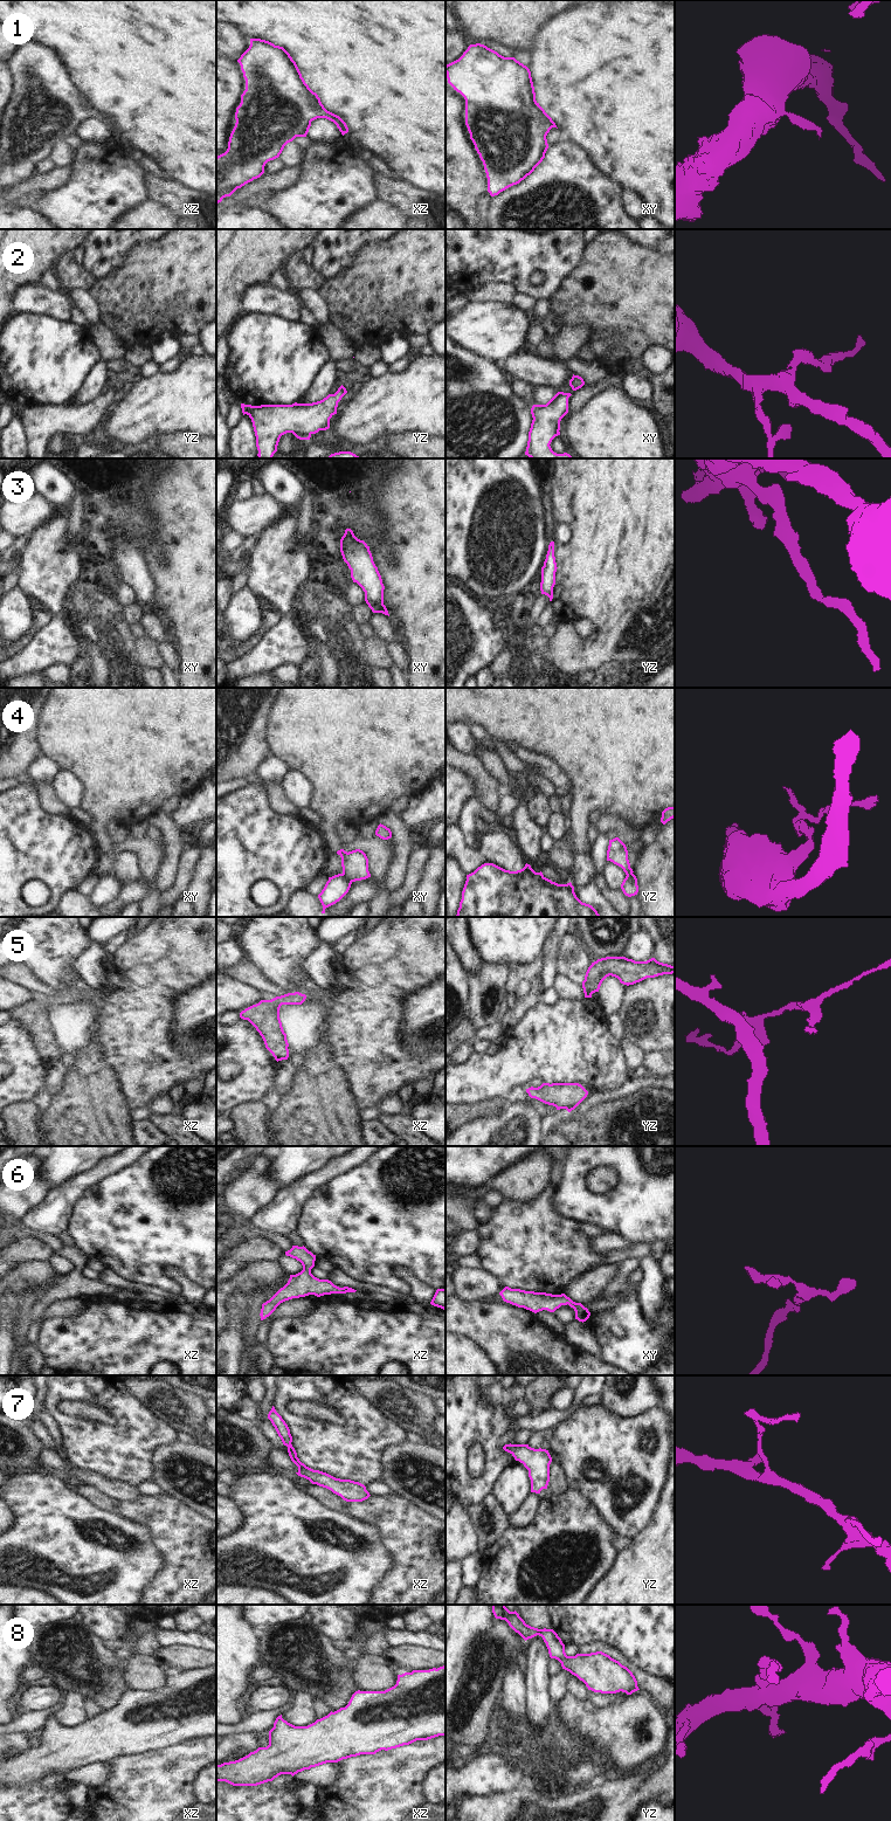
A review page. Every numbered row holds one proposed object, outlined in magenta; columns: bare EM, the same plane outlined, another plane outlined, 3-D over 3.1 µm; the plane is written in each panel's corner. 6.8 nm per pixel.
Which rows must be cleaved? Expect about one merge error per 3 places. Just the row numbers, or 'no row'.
4

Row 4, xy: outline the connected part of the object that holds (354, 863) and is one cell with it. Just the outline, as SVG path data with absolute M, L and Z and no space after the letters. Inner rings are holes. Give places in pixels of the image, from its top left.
M340 849L337 854L341 857L343 875L351 882L371 877L368 871L368 858L362 850L355 849L347 853Z

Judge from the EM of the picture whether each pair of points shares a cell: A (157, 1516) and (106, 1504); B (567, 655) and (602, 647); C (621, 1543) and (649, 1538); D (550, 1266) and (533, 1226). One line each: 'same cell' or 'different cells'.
A: different cells
B: same cell
C: different cells
D: same cell

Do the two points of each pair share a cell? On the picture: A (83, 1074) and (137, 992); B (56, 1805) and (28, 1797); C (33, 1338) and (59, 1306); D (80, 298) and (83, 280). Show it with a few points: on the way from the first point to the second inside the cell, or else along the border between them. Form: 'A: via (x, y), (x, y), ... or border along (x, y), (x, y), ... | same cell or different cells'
A: border along (98, 1018), (98, 1039), (108, 1061), (115, 1068) | different cells
B: via (49, 1805), (35, 1804) | same cell
C: via (34, 1329), (49, 1313) | same cell
D: border along (88, 288), (71, 288), (68, 291) | different cells

